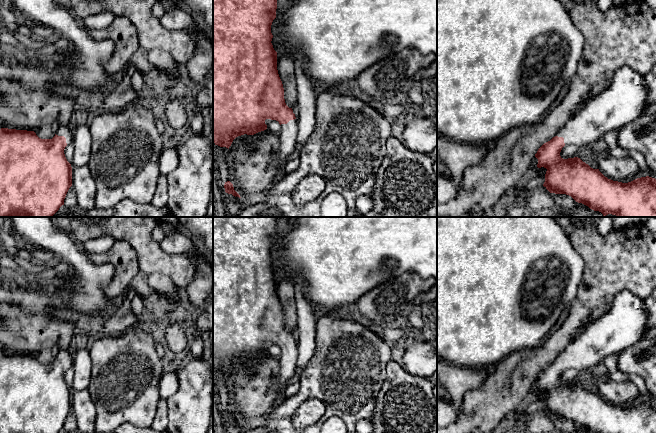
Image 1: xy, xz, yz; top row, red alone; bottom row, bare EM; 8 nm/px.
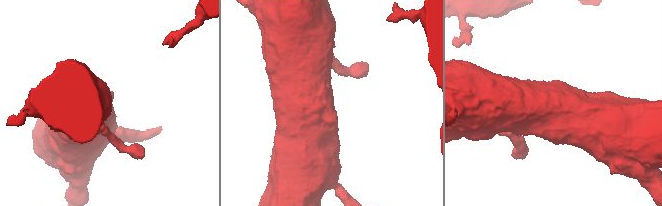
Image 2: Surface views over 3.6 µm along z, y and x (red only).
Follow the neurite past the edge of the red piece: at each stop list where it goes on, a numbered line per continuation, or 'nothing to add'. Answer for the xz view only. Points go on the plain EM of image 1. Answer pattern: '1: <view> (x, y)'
1: xz (288, 359)

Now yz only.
1: yz (624, 324)

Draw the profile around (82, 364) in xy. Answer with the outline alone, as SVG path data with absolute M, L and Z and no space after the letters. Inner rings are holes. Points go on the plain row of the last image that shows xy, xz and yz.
M88 348L76 351L72 368L74 370L74 379L71 391L88 389L92 375L92 360Z

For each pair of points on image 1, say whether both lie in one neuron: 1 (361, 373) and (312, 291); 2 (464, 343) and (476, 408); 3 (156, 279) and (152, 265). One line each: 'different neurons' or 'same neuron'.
1: different neurons
2: different neurons
3: different neurons

